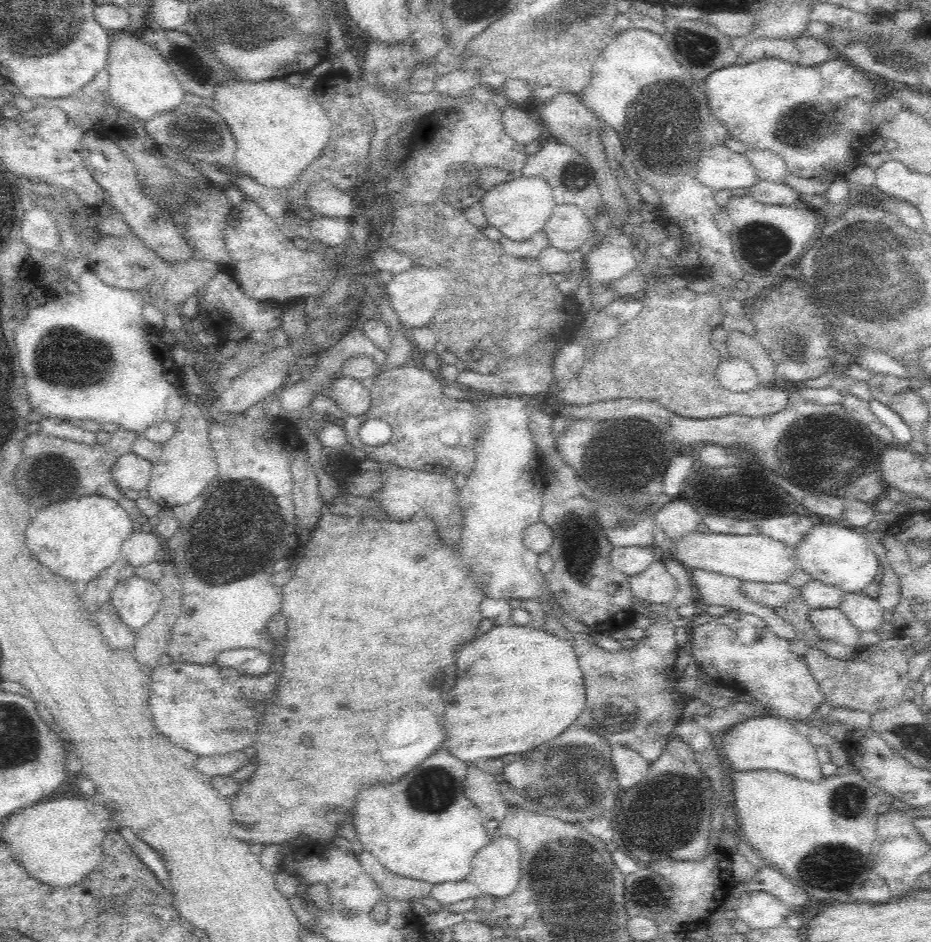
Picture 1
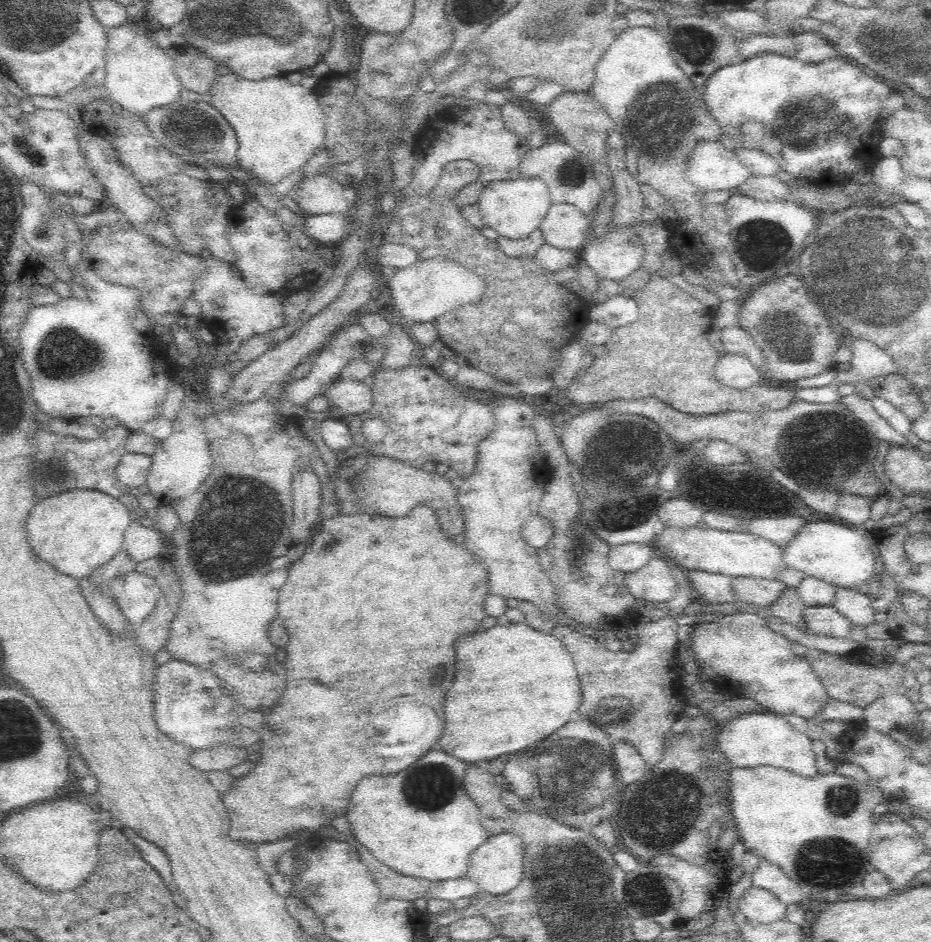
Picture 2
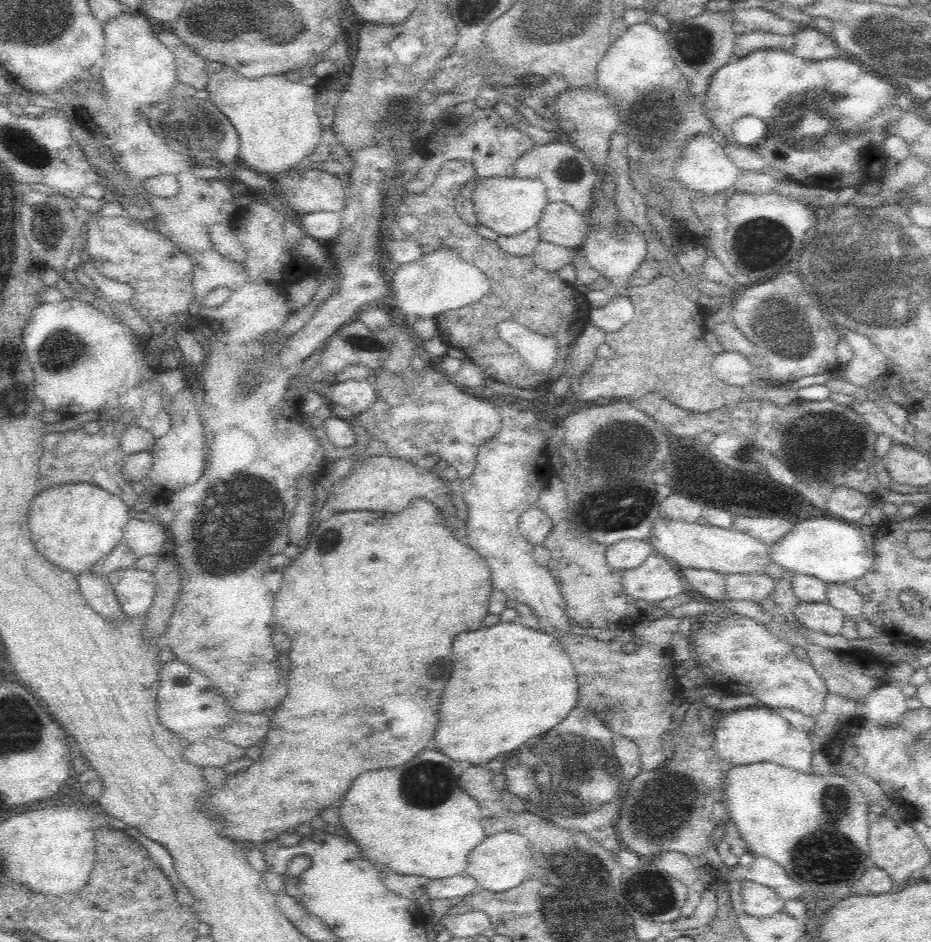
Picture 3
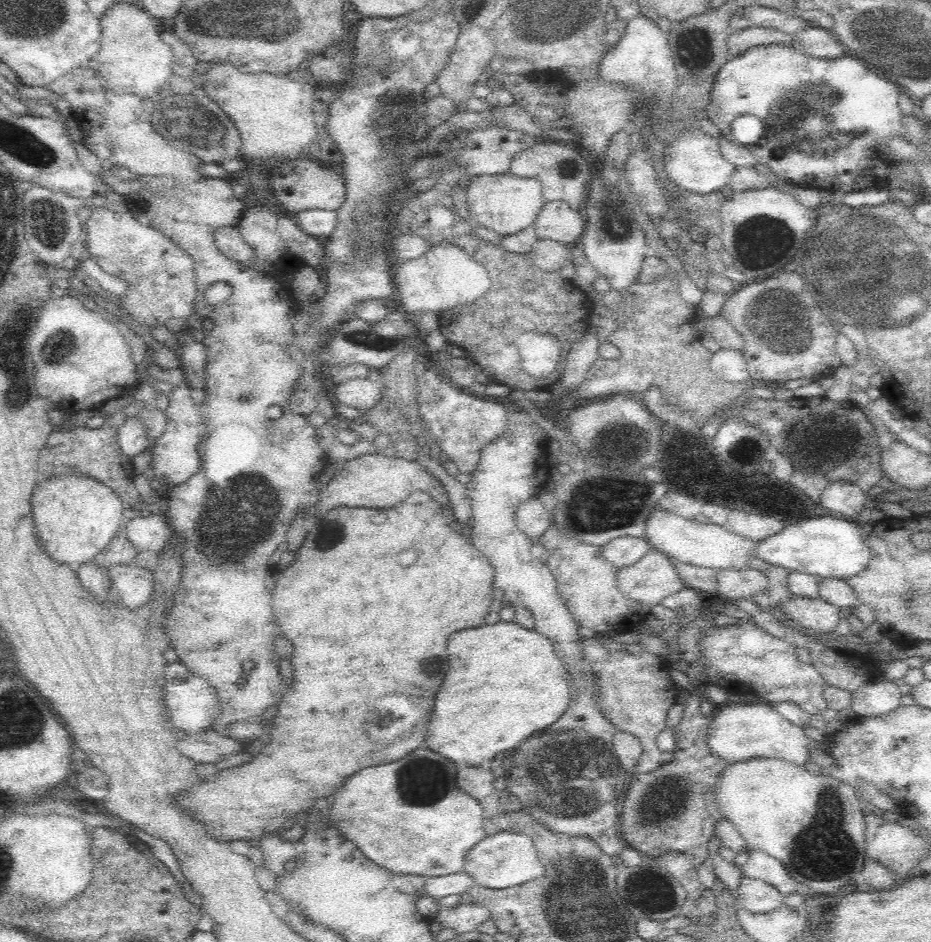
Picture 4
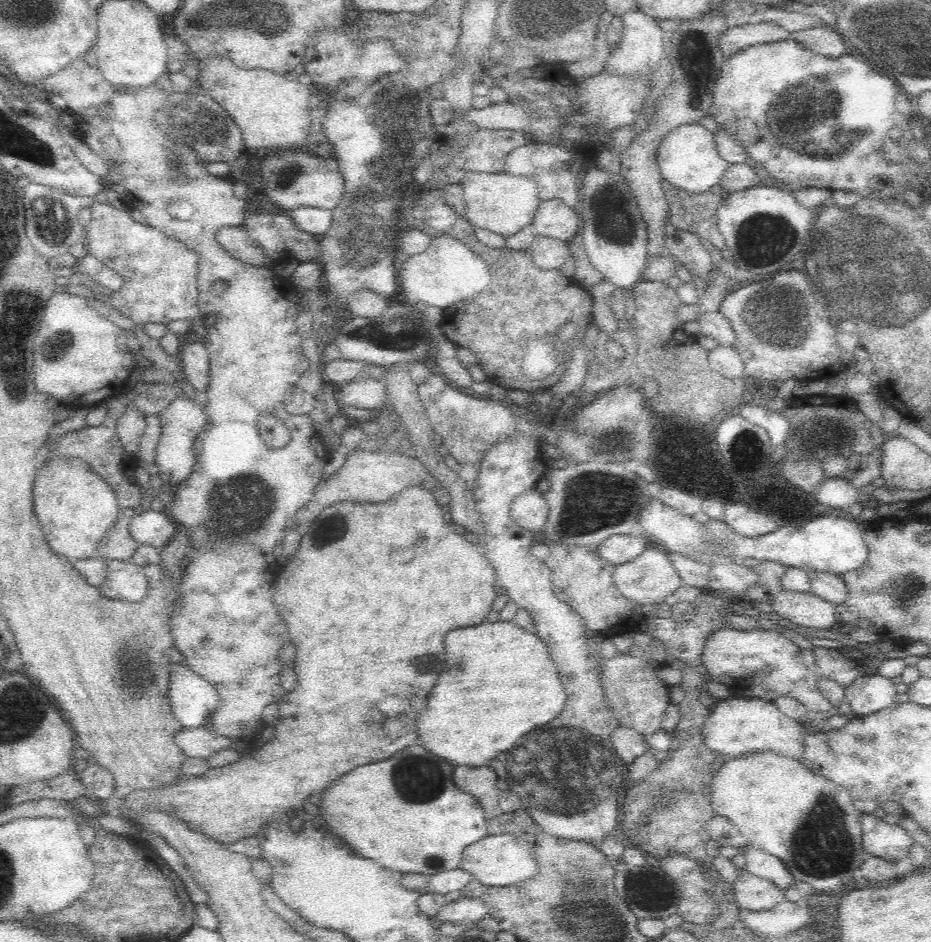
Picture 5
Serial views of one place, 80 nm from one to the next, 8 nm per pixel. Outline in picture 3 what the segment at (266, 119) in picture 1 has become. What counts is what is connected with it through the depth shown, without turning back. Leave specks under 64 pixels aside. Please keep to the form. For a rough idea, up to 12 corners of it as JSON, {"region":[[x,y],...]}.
{"region":[[212,72],[238,163],[275,180],[320,142],[316,90]]}

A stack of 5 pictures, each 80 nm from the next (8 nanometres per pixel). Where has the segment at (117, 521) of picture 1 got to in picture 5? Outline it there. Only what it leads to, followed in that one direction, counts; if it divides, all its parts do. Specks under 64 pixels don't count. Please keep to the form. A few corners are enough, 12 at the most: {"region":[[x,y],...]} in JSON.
{"region":[[84,460],[37,473],[34,510],[50,548],[93,556],[121,516]]}

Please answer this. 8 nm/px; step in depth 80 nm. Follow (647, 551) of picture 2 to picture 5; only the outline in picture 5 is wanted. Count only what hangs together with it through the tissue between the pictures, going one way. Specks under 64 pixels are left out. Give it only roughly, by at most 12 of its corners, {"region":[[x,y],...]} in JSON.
{"region":[[642,534],[608,536],[597,553],[613,565],[648,547]]}

